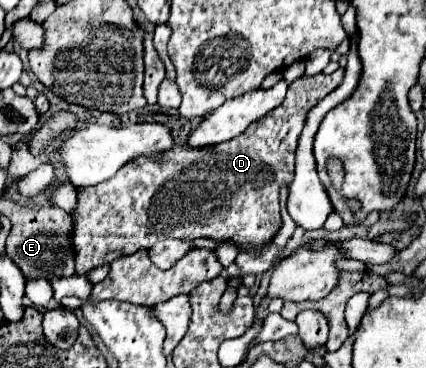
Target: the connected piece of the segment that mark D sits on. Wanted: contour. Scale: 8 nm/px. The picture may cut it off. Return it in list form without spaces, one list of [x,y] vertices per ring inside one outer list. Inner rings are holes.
[[[338,69],[332,75],[304,75],[288,87],[288,95],[280,107],[276,107],[262,121],[256,121],[256,125],[250,125],[232,141],[206,149],[174,145],[164,157],[138,157],[136,161],[128,161],[128,165],[124,165],[116,177],[102,181],[100,185],[78,187],[78,203],[70,213],[76,275],[86,275],[94,267],[112,263],[116,257],[148,249],[164,237],[182,241],[208,237],[214,241],[232,241],[236,247],[252,245],[256,249],[268,245],[282,227],[278,203],[280,187],[288,187],[294,177],[294,151],[306,123],[306,115],[320,99],[332,93],[342,79],[344,69]]]

